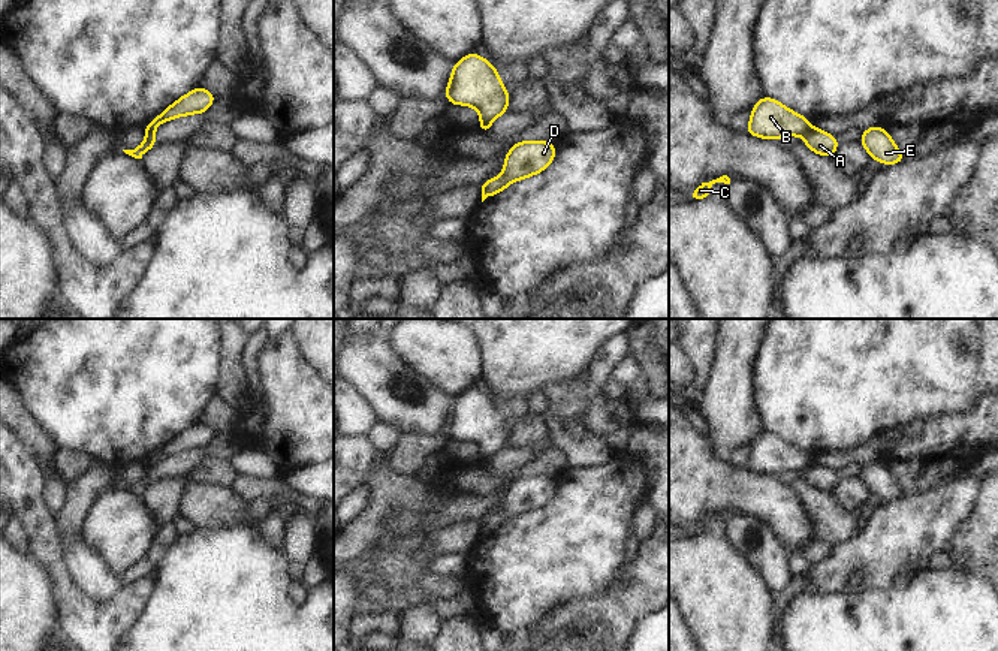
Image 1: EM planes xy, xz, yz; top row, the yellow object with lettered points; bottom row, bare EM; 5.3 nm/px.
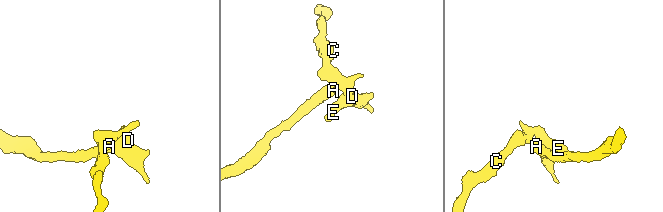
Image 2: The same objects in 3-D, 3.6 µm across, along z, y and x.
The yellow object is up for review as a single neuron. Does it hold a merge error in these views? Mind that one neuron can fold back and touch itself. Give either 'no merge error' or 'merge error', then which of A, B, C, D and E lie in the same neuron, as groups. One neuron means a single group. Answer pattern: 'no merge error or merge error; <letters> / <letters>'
merge error; A / B C D E

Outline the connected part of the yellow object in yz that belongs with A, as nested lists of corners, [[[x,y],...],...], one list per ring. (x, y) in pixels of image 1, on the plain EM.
[[[814,461],[803,468],[803,477],[811,486],[824,492],[833,492],[836,483],[839,482],[833,470],[818,465]]]

